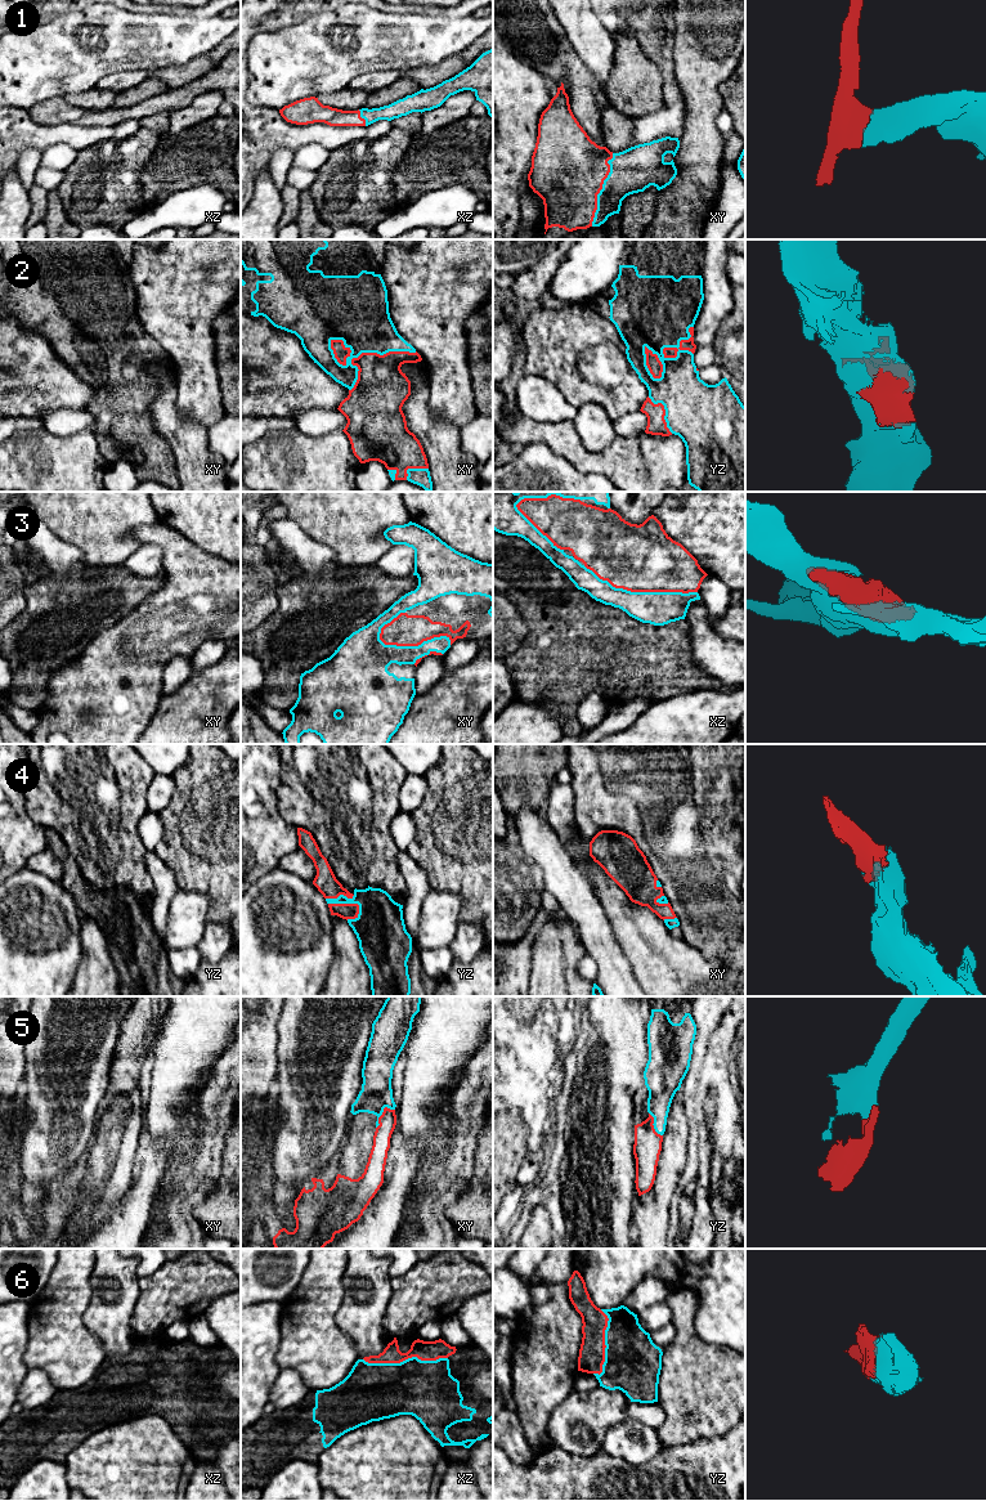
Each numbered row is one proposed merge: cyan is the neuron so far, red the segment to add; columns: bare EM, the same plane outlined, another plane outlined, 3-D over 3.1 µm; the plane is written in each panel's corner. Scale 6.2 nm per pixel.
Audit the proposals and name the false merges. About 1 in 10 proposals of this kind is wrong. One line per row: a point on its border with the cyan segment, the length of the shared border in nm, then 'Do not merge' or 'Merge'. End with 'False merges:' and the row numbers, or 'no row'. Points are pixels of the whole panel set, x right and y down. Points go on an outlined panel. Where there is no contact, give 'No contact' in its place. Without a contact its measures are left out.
1: Touches cyan at xy (601, 189). Shared border 480 nm. Merge
2: Touches cyan at xy (367, 352). Shared border 480 nm. Merge
3: Touches cyan at xz (640, 592). Shared border 750 nm. Merge
4: Touches cyan at yz (349, 903). Shared border 220 nm. Merge
5: Touches cyan at xy (381, 1114). Shared border 170 nm. Merge
6: Touches cyan at xz (406, 1360). Shared border 550 nm. Merge
False merges: no row

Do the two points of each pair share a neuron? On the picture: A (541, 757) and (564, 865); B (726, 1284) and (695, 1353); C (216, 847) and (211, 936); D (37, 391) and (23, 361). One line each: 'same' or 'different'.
A: different
B: different
C: different
D: same

